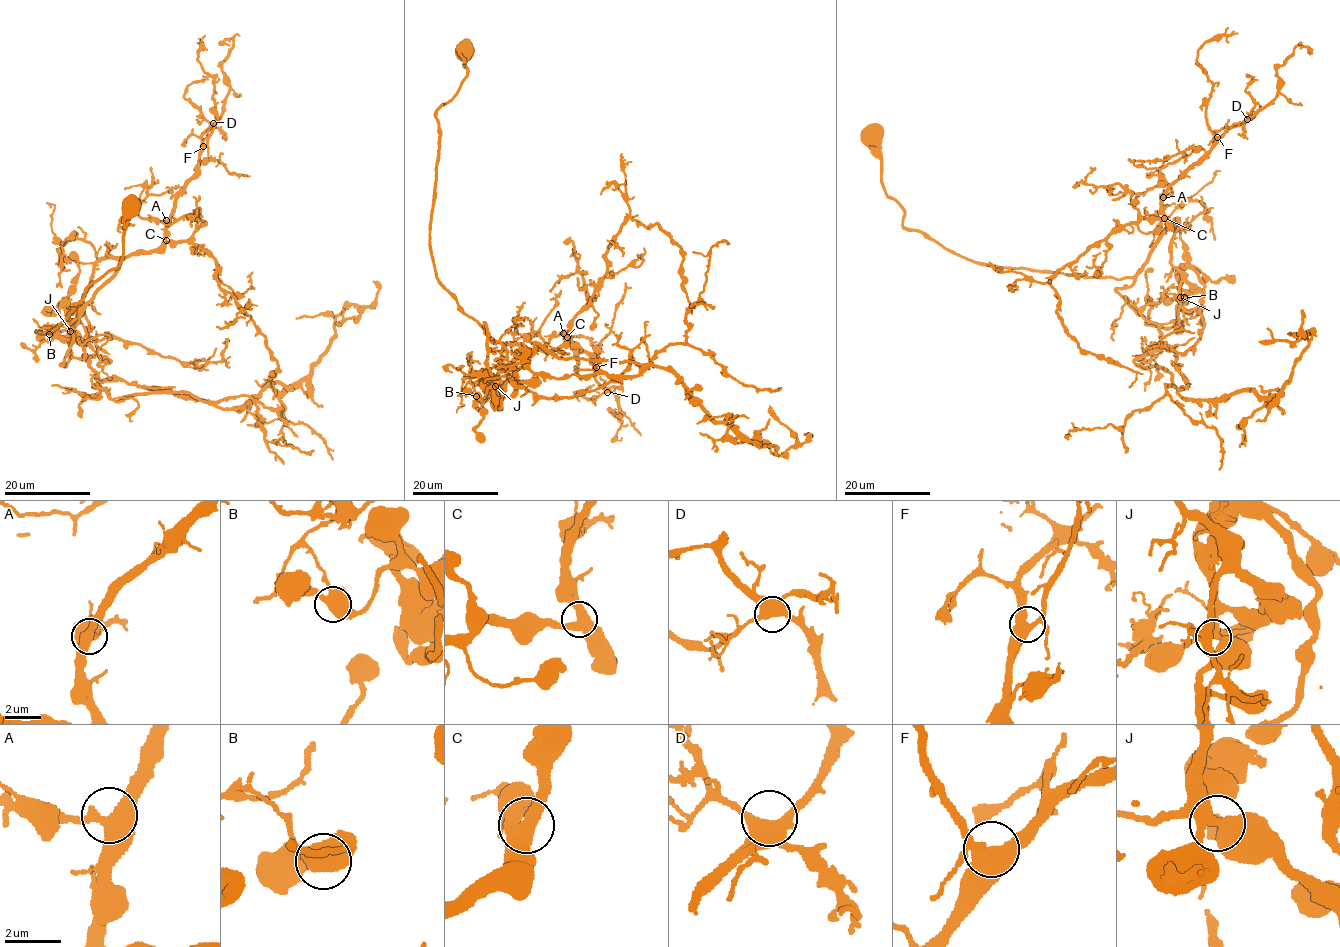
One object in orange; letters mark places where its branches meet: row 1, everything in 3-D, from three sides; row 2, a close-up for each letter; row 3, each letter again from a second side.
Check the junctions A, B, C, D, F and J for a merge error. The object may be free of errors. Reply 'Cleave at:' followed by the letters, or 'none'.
Cleave at: B

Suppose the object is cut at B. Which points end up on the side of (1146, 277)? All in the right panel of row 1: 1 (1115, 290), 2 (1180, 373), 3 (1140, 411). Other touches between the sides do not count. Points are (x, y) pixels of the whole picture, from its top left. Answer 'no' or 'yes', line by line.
1: no
2: yes
3: yes

